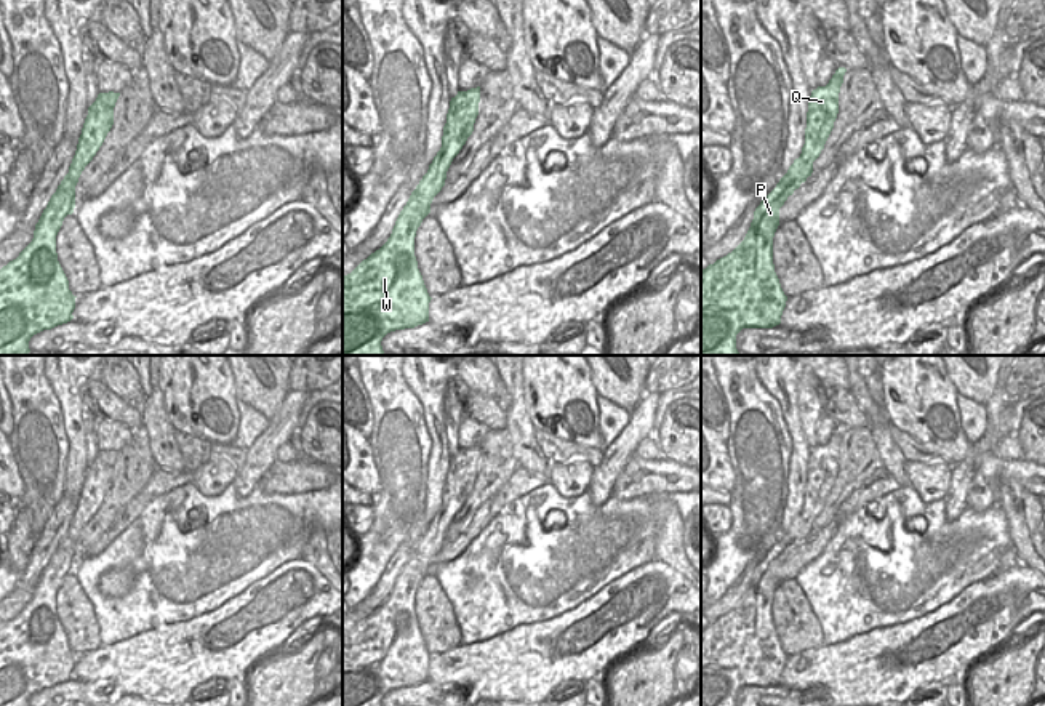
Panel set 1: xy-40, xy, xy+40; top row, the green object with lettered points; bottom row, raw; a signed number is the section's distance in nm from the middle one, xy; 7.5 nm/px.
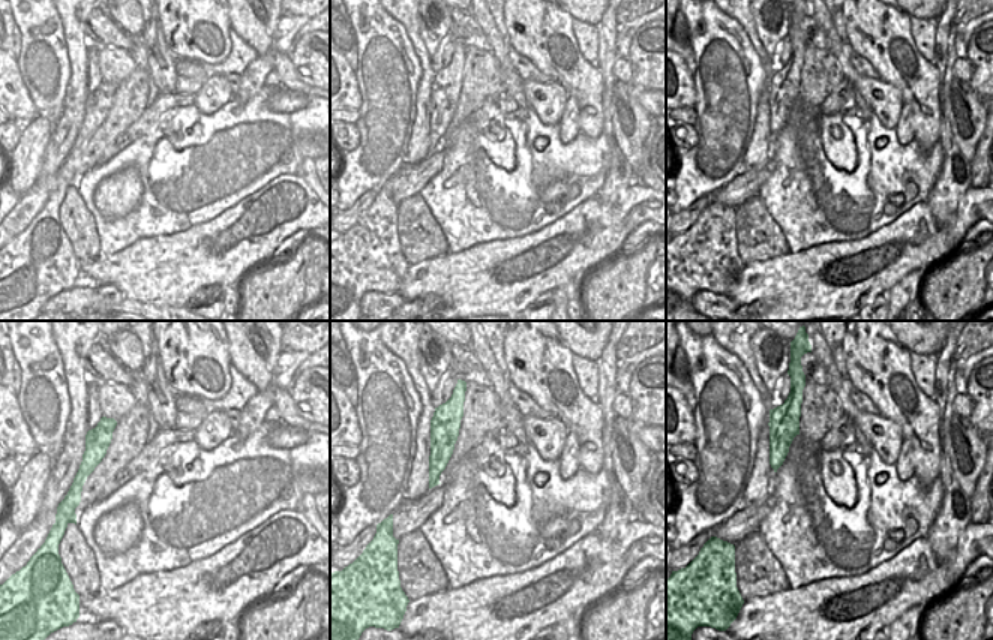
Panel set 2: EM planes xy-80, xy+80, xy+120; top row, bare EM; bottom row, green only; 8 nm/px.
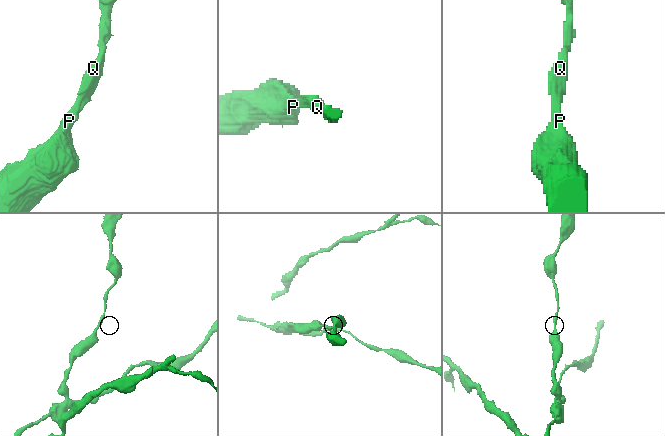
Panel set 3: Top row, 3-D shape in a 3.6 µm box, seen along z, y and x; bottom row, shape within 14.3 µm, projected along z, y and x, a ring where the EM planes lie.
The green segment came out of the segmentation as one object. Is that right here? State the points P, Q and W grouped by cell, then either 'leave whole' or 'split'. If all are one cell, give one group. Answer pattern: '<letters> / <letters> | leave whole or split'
P Q W | leave whole

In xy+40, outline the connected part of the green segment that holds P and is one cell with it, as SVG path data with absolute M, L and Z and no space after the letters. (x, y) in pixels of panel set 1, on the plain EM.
M839 426L826 445L811 450L802 512L755 567L744 599L701 629L701 706L736 706L736 693L743 687L781 682L787 655L773 623L779 567L813 532L813 520L824 507L839 472L845 431L845 426Z

